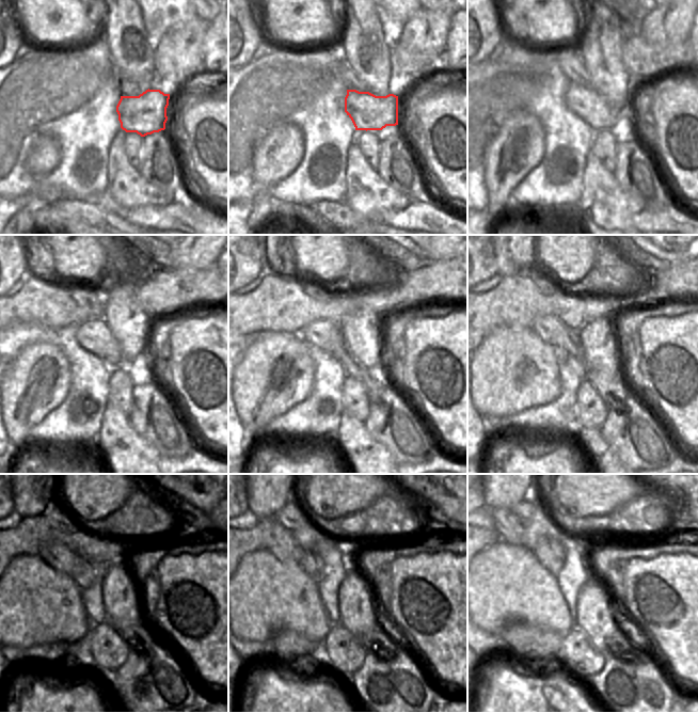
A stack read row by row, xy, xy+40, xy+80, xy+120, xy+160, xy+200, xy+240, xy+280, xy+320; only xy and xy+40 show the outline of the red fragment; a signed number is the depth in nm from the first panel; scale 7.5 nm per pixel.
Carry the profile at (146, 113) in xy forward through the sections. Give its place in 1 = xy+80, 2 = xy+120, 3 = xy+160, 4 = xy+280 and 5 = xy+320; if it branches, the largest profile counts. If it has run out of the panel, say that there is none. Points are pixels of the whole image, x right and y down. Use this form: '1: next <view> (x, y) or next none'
1: next xy+80 (595, 109)
2: next xy+120 (95, 336)
3: next xy+160 (324, 334)
4: next xy+280 (279, 541)
5: next xy+320 (510, 531)

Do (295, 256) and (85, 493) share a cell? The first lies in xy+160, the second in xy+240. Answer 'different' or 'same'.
same

